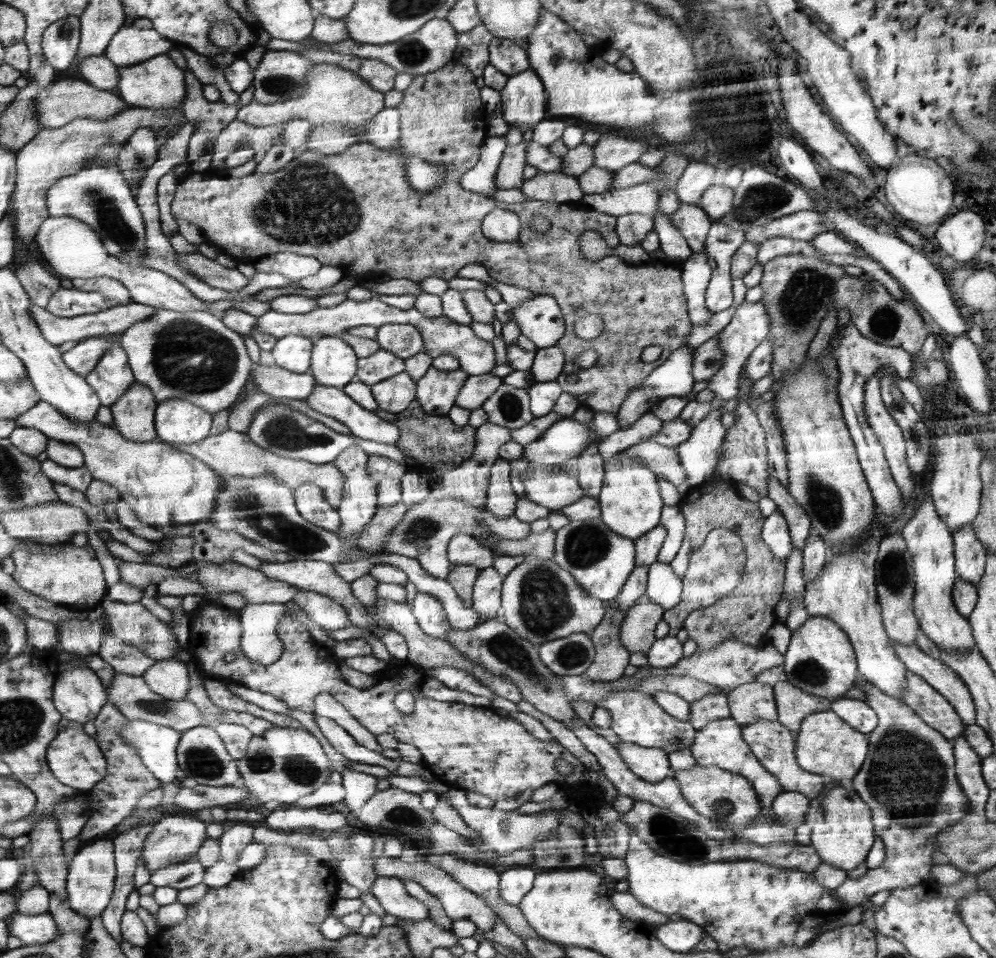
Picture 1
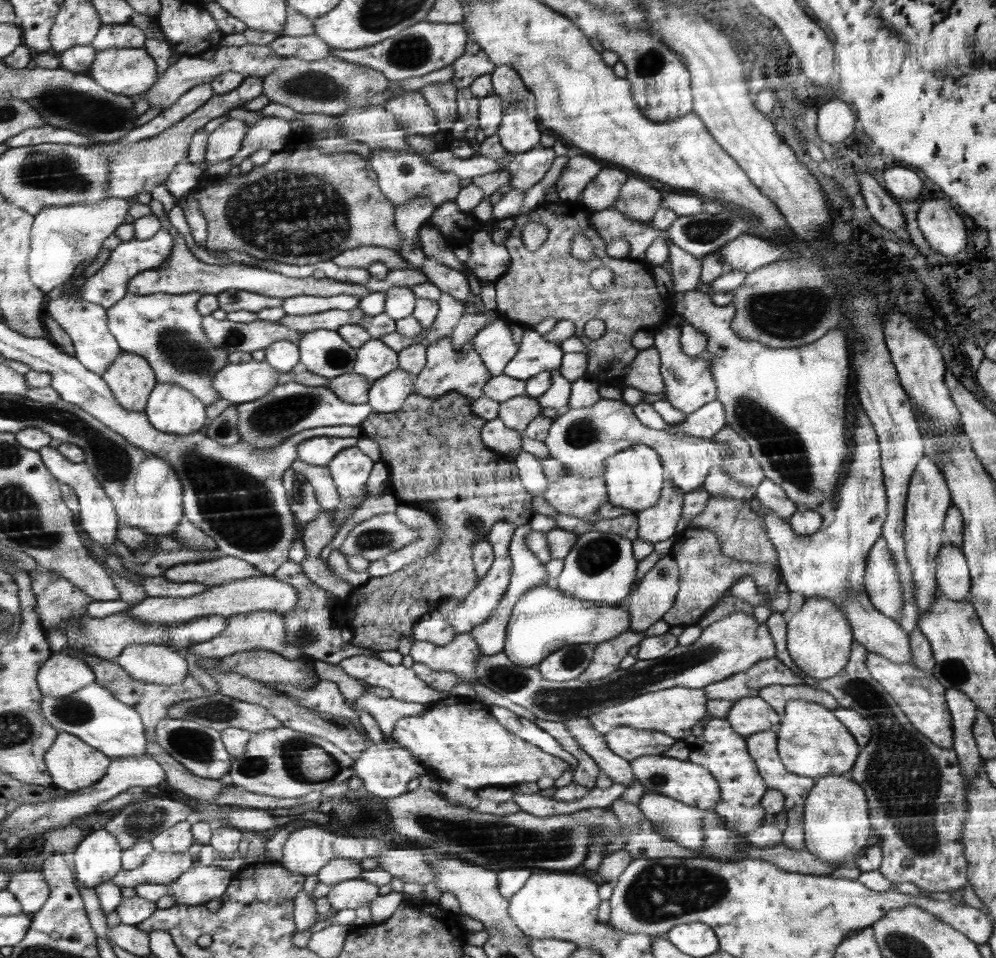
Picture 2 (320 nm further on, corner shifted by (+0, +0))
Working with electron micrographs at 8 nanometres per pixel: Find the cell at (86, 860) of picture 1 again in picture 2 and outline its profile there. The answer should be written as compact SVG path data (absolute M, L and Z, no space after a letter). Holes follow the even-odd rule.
M102 827L88 830L80 847L71 855L75 860L77 880L88 888L96 888L113 880L121 872L121 857L124 848L117 842L115 834Z

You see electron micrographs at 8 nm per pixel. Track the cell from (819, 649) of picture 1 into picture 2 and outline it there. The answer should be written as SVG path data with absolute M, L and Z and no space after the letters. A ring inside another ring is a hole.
M805 598L800 610L787 624L789 654L804 674L817 679L834 677L849 662L850 646L855 639L852 632L834 602L826 598Z

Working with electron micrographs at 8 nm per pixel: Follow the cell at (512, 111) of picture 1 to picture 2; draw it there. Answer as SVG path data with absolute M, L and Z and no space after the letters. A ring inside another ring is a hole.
M534 95L514 103L503 113L496 132L504 153L518 155L540 145L540 130L534 112ZM530 110L530 112L528 112Z

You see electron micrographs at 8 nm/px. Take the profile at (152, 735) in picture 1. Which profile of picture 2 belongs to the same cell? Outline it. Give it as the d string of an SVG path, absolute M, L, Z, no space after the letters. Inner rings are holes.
M98 682L86 685L84 690L72 694L70 698L45 696L43 712L59 731L77 734L112 758L137 757L146 753L148 736L140 712L122 703L112 691Z

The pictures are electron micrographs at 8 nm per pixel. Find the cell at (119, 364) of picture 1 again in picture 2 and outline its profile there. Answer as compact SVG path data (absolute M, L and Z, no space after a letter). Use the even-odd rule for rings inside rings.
M62 296L51 301L49 314L65 327L77 346L78 360L90 370L105 375L114 366L117 358L122 356L121 345L117 342L113 331L110 330L109 309L105 306L83 299L77 301L68 296Z

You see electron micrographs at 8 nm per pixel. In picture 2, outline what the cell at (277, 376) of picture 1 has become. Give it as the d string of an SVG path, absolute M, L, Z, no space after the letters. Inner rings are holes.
M262 360L229 364L213 378L213 386L224 400L240 404L268 396L278 385L280 371Z

